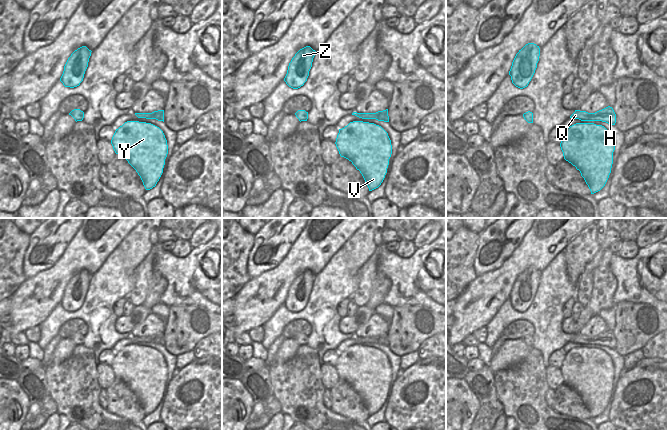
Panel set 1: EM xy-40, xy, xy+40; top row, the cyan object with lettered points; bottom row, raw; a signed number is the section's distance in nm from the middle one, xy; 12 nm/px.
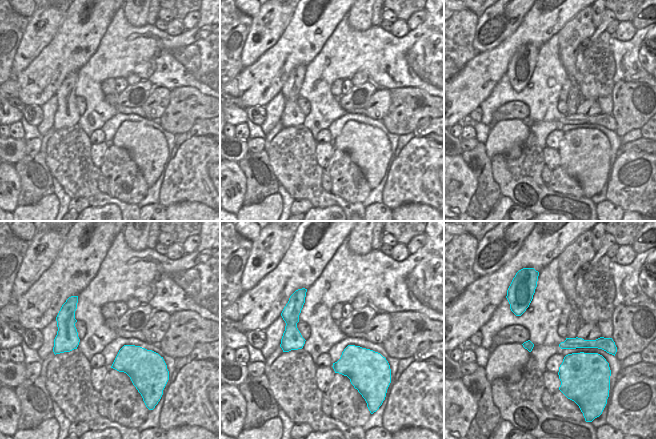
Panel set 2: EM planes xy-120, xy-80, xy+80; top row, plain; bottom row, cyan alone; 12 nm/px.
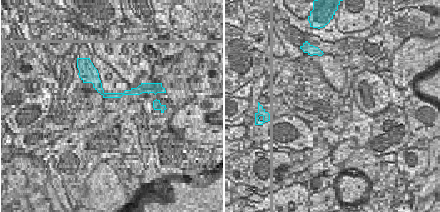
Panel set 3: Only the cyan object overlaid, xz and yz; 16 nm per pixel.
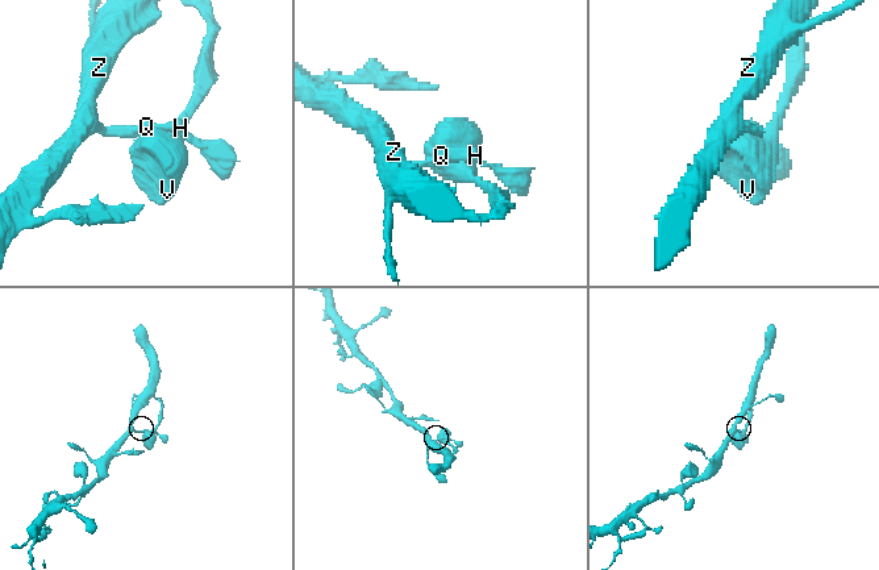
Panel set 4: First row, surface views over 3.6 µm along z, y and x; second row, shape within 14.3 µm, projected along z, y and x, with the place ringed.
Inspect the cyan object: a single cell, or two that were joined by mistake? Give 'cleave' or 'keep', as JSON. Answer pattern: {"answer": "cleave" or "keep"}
{"answer": "keep"}

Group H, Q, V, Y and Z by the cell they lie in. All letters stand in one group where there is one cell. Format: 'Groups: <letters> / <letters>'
Groups: H Q V Y Z

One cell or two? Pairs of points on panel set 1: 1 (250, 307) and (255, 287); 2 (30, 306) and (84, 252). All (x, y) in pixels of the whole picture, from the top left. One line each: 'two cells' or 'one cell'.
1: one cell
2: one cell

